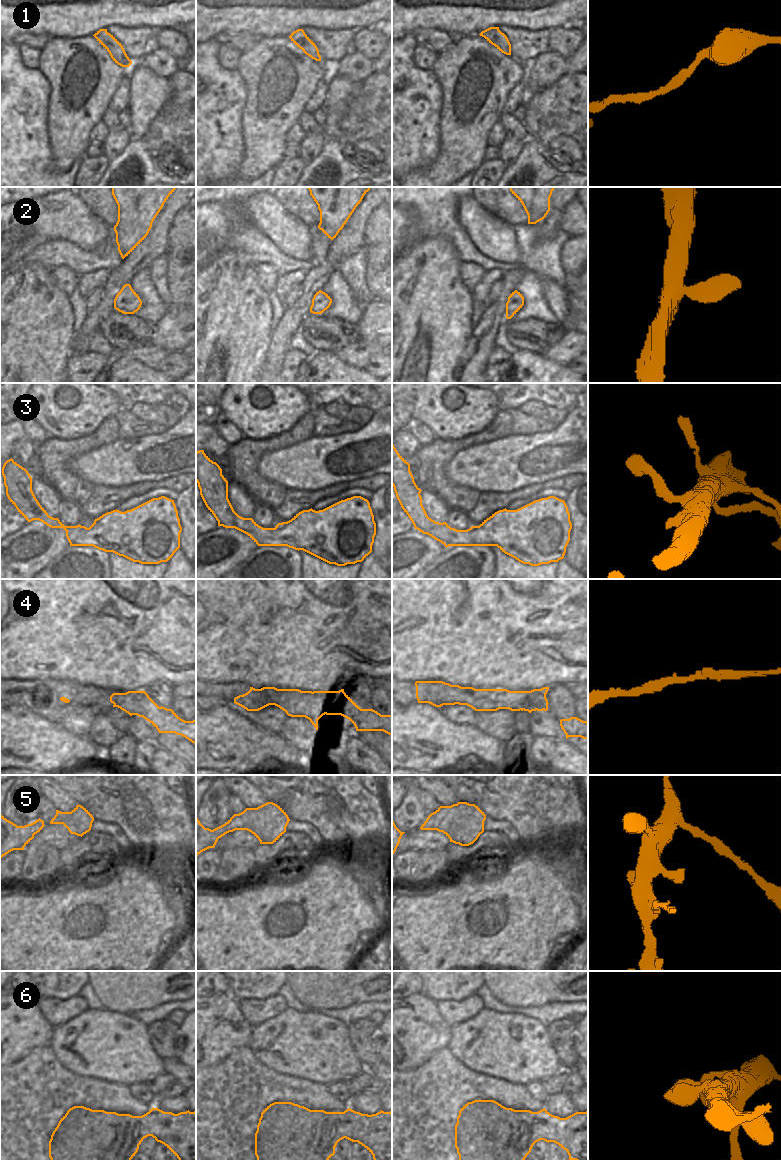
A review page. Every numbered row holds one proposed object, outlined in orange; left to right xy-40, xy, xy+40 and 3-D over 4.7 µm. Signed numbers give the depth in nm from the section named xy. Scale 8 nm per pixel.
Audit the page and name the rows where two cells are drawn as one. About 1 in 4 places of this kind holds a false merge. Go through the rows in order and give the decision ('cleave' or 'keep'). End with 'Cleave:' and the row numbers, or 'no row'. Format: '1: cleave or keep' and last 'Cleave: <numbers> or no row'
1: keep
2: keep
3: keep
4: keep
5: keep
6: keep
Cleave: no row

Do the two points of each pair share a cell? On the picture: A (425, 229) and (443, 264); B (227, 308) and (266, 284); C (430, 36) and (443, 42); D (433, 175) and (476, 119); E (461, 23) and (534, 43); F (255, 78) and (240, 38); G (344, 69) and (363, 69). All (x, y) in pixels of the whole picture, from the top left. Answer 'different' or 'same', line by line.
A: different
B: different
C: same
D: same
E: different
F: different
G: same

